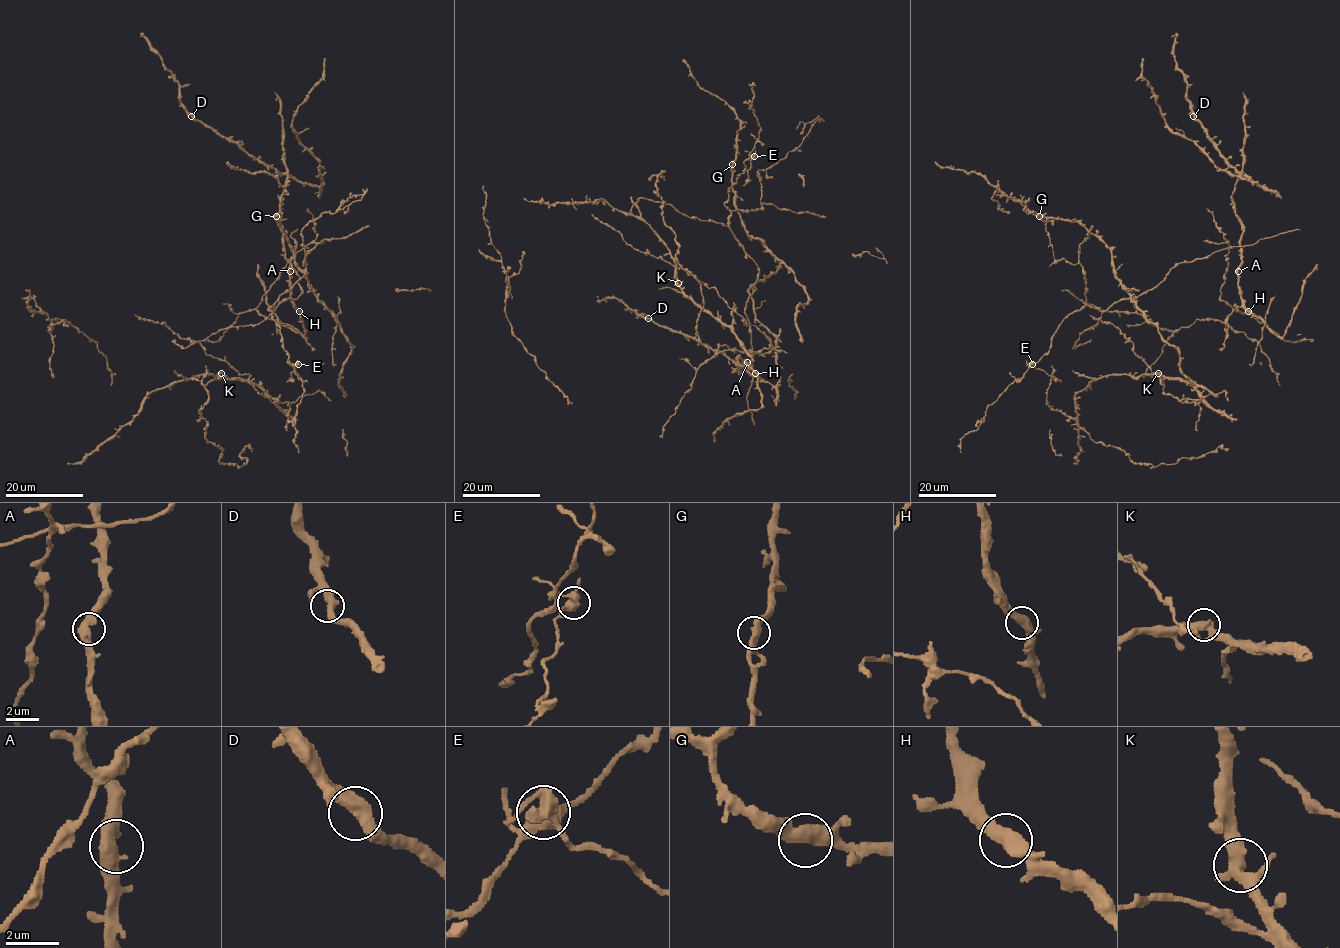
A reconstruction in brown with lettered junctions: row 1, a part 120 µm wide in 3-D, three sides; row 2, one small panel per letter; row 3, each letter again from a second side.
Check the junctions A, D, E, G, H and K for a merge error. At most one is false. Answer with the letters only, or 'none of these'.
E

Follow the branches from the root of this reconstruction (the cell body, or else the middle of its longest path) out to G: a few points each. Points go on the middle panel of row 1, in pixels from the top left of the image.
G: (795, 309), (808, 301), (808, 293), (795, 280), (794, 274), (760, 240), (748, 234), (736, 208), (732, 164)

